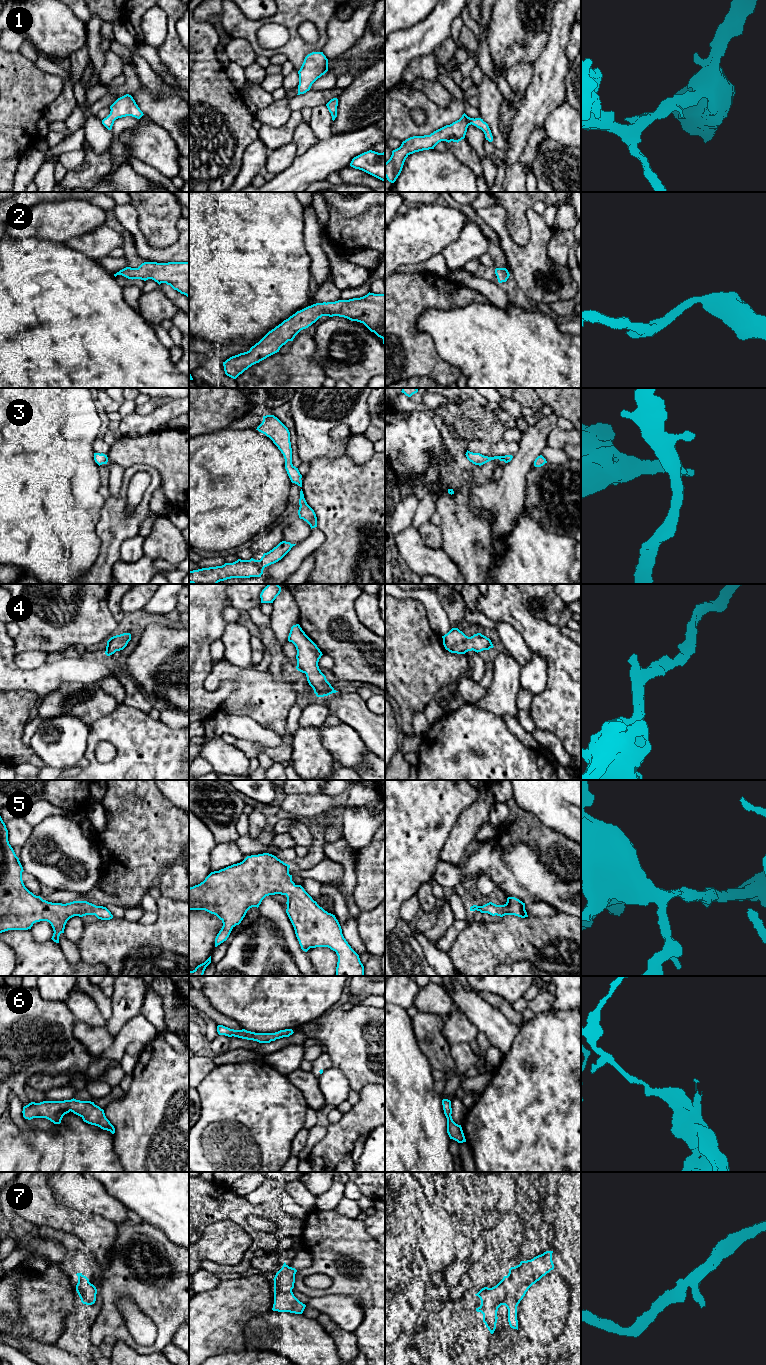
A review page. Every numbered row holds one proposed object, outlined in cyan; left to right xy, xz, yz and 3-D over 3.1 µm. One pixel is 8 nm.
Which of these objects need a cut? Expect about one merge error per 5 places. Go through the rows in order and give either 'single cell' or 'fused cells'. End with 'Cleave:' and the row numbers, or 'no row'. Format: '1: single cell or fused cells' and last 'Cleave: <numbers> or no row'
1: single cell
2: single cell
3: single cell
4: single cell
5: single cell
6: fused cells
7: single cell
Cleave: 6

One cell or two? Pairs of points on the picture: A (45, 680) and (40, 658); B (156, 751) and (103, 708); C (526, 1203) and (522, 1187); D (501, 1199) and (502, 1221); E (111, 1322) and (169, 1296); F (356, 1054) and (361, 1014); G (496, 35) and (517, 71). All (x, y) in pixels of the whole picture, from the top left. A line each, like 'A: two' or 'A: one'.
A: two
B: two
C: one
D: two
E: one
F: one
G: two

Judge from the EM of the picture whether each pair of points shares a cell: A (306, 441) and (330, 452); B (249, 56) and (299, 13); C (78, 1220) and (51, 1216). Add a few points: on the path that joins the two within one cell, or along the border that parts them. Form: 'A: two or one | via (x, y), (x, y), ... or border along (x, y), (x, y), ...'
A: one | via (312, 441), (324, 447)
B: two | border along (234, 38), (245, 39), (257, 55)
C: one | via (71, 1220), (58, 1217)

